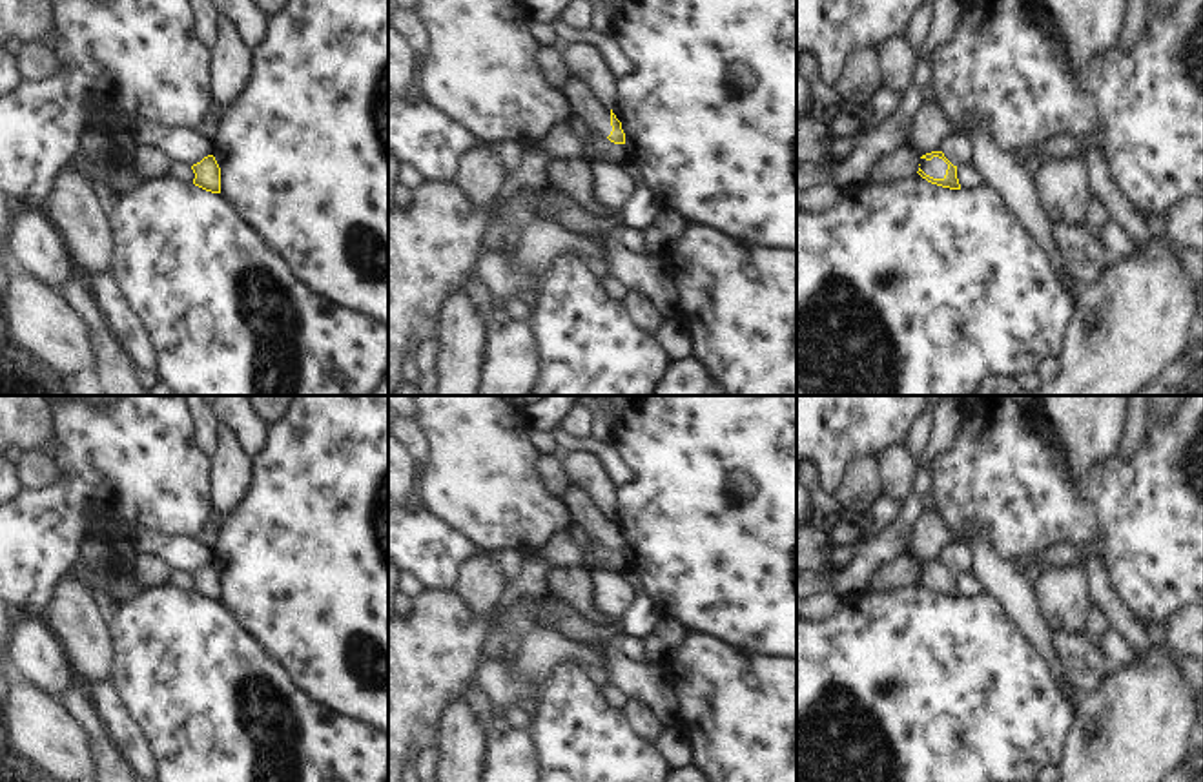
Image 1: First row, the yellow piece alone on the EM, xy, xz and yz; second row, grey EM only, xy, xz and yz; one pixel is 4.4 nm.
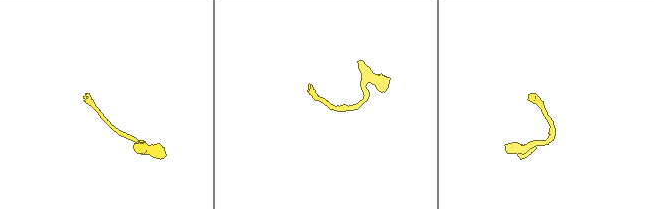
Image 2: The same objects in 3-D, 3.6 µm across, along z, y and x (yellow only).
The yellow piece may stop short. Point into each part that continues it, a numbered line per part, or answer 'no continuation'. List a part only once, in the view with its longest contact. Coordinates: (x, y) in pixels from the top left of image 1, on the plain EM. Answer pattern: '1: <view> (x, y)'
1: yz (935, 576)

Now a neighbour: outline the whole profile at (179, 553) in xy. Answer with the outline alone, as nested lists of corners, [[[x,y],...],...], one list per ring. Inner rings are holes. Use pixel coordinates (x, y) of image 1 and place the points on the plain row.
[[[133,530],[129,543],[137,554],[151,554],[162,560],[170,569],[186,571],[190,574],[213,563],[213,550],[199,545],[193,538],[164,536],[153,530]]]

